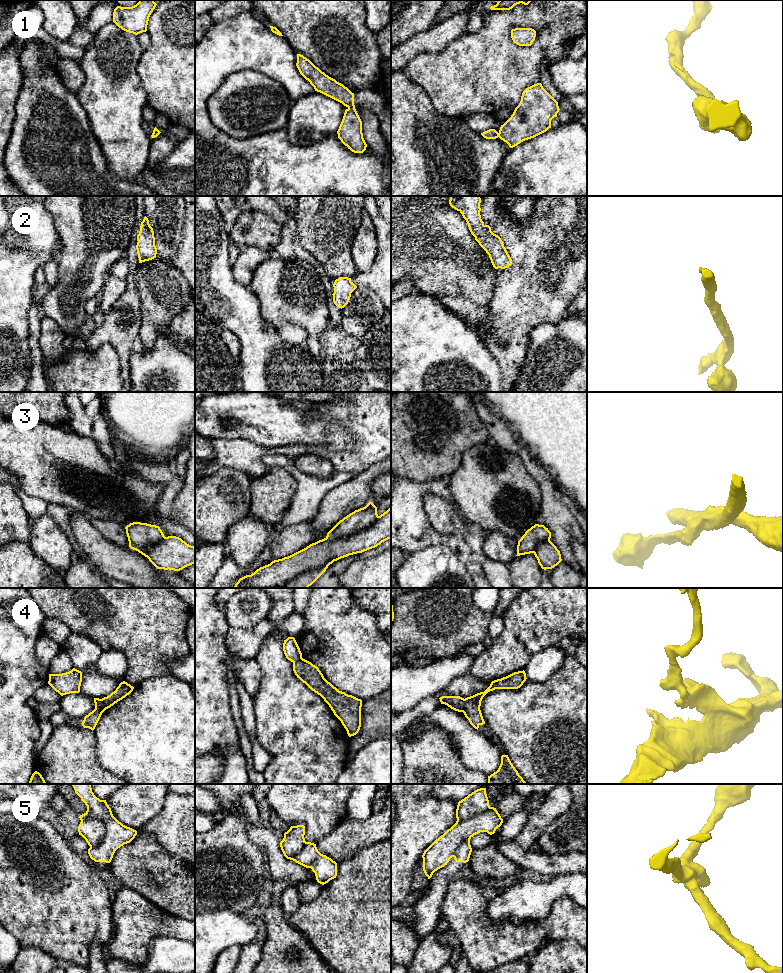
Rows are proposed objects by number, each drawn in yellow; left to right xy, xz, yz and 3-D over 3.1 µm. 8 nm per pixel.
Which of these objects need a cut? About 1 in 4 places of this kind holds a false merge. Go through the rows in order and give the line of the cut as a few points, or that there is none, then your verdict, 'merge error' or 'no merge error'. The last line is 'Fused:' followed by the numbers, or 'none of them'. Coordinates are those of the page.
1: cut in xz along (354, 107), (348, 108); merge error
2: no cut; no merge error
3: cut in xz along (378, 516), (371, 524), (350, 535), (333, 539), (325, 538); merge error
4: cut in yz along (464, 699), (461, 711); merge error
5: cut in xy along (98, 818), (105, 826), (105, 836), (97, 845), (90, 847); merge error
Fused: 1, 3, 4, 5

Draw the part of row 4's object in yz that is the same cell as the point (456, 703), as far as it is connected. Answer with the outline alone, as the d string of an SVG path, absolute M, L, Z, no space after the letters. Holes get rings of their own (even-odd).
M442 696L439 698L441 704L445 704L451 709L462 712L464 707L464 698L460 696Z

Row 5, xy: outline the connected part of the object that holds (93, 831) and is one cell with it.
M85 819L80 822L78 832L90 847L94 847L104 840L106 826L99 819Z

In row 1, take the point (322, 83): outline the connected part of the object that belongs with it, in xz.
M297 54L296 66L300 74L310 82L315 91L342 103L348 108L355 108L354 93L322 72L309 59L301 54Z

